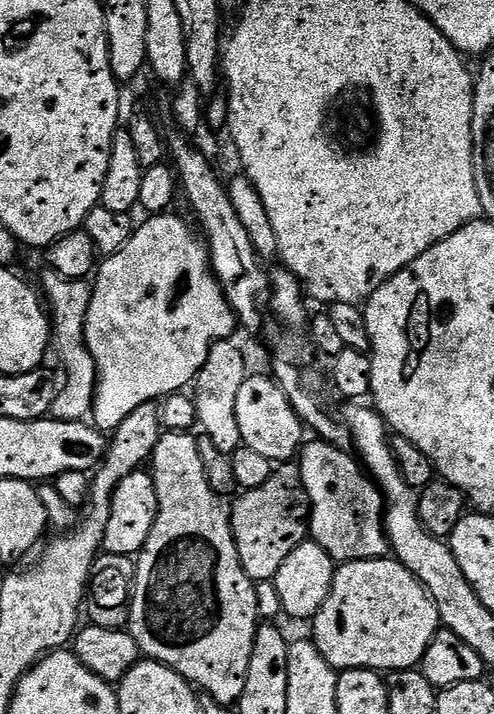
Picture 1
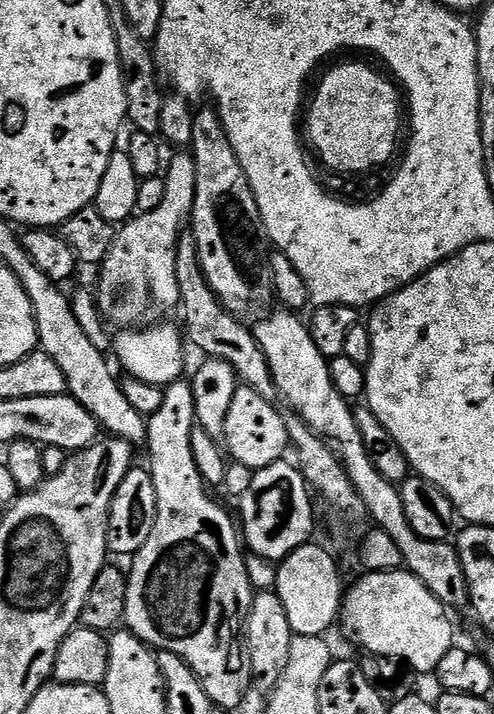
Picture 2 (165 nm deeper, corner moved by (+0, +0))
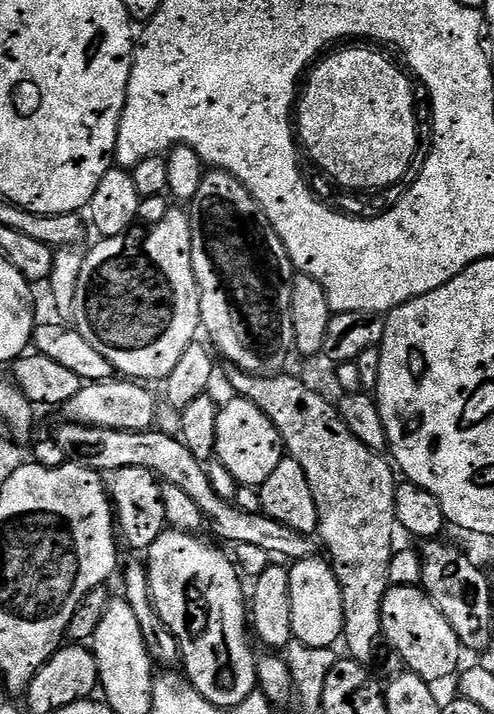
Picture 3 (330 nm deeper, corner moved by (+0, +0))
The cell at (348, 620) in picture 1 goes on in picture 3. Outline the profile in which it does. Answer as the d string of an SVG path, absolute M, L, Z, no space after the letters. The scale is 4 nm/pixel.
M389 587L388 593L380 602L380 613L384 627L383 639L389 640L396 647L397 654L408 663L407 671L429 682L457 675L461 667L460 652L462 653L458 634L454 634L442 610L438 610L438 606L434 606L432 599L419 587Z

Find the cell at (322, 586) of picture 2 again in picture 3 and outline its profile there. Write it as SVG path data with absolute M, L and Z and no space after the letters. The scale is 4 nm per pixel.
M324 558L298 560L288 568L288 577L293 637L299 643L315 648L339 645L344 634L344 599L331 563Z

